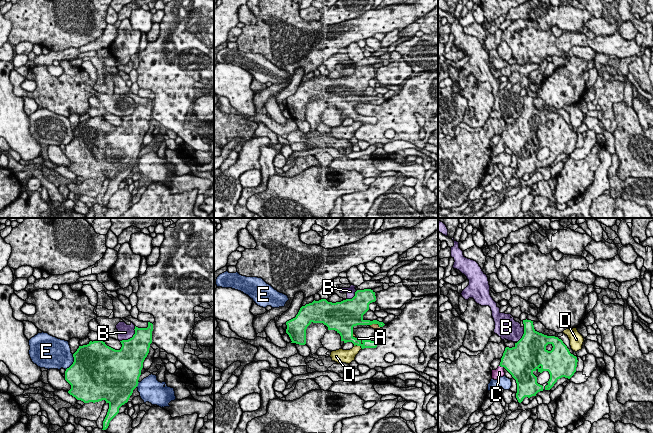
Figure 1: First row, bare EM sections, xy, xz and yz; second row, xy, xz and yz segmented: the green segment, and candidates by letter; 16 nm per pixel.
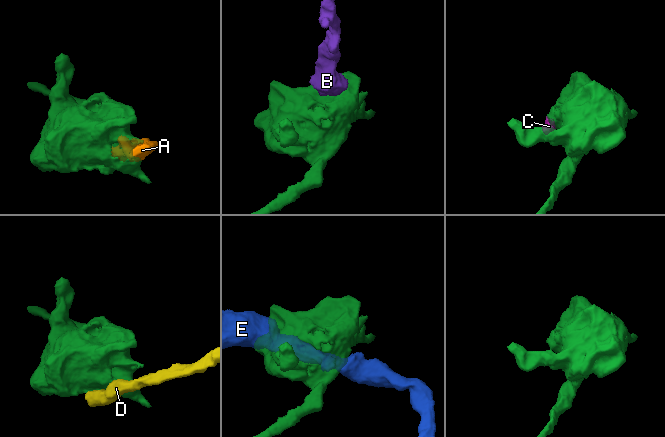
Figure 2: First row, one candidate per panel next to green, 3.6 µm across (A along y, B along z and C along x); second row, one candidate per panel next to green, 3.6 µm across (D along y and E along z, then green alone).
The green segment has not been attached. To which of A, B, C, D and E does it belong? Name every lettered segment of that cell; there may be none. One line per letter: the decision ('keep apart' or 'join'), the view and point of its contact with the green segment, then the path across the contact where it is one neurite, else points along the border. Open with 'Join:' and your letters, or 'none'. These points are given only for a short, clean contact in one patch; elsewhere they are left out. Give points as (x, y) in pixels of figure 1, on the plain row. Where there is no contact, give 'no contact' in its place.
Join: A, C
A: join | xz (357, 114)
B: keep apart | xy (132, 113) | along xy (135, 102), (133, 111), (120, 117)
C: join | yz (502, 142) | across yz (516, 136), (508, 137), (502, 142), (499, 148)
D: keep apart | xz (358, 121) | along xz (354, 121), (359, 121), (362, 124)
E: keep apart | xy (73, 138)

